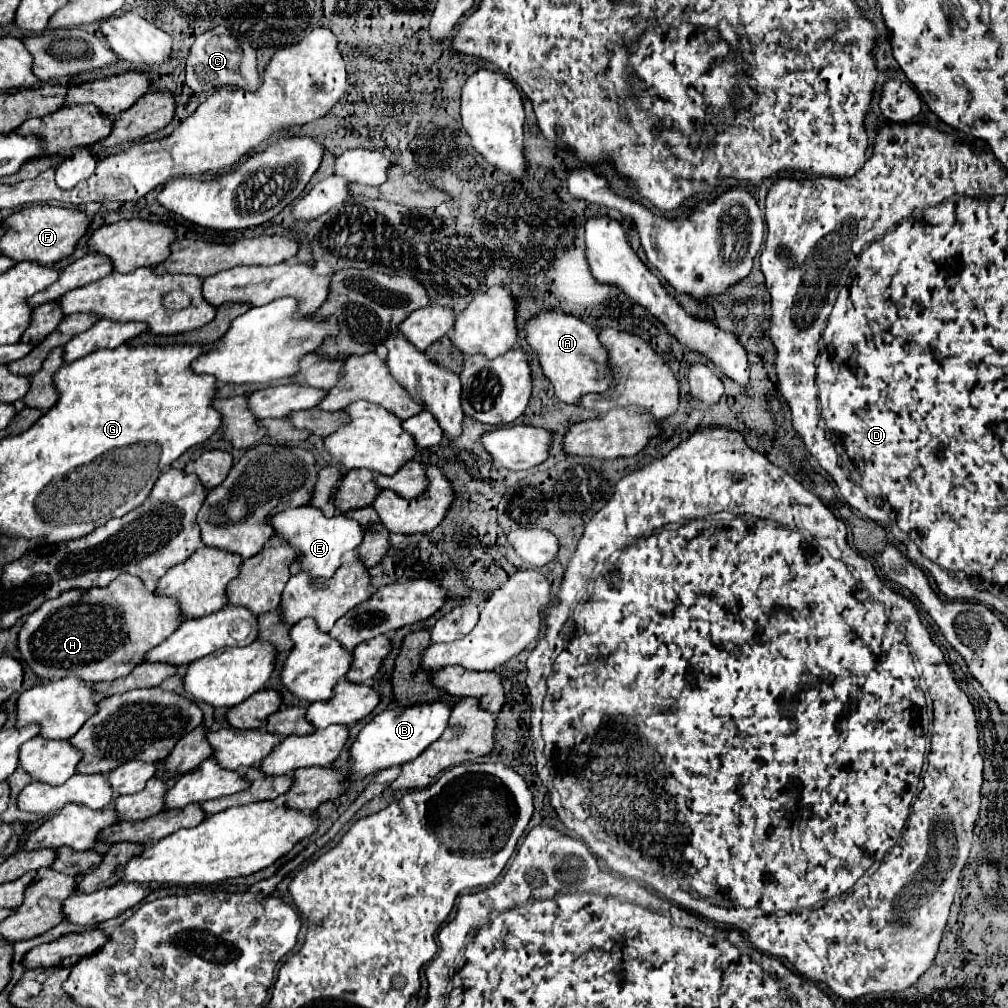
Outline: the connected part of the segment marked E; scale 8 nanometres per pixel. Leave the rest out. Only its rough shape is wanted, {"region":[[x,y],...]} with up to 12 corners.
{"region":[[313,506],[271,518],[297,568],[329,580],[363,530]]}

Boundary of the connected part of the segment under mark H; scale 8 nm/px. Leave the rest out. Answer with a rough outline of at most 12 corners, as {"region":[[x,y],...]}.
{"region":[[139,578],[69,590],[21,626],[39,678],[117,680],[177,630]]}

